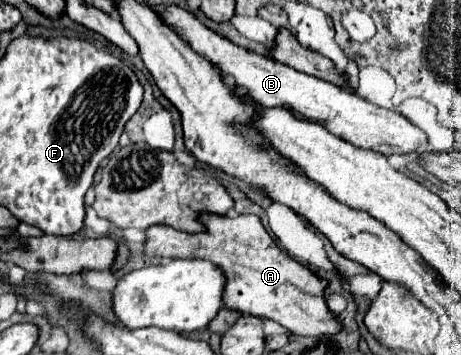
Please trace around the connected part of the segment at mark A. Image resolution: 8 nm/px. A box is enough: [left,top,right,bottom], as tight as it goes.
[147,214,341,336]

